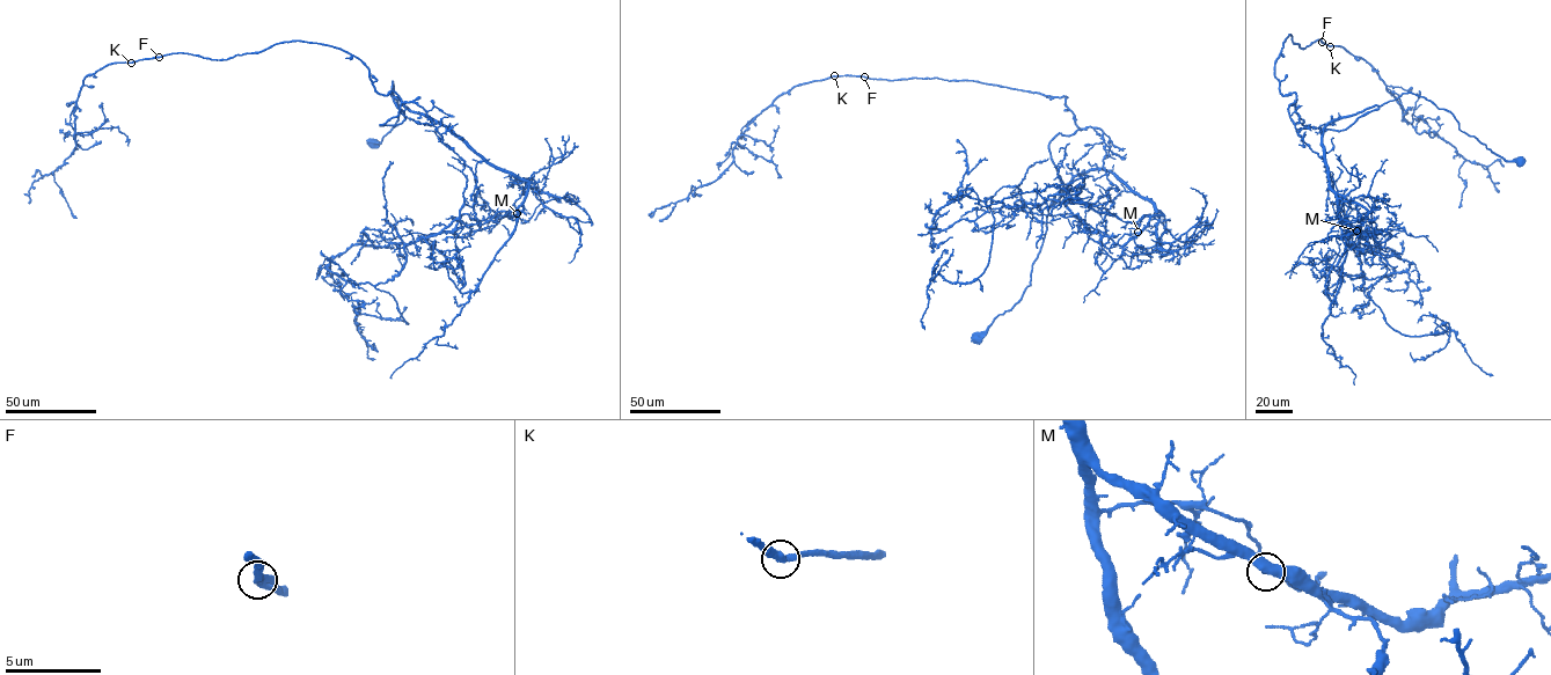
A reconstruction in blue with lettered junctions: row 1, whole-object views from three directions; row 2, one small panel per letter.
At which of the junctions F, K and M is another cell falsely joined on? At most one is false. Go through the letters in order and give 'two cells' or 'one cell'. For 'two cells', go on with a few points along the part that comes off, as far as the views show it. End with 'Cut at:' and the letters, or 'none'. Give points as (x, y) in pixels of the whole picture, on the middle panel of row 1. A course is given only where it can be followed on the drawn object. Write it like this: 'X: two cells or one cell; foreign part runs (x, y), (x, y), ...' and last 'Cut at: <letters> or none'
F: one cell
K: one cell
M: two cells; foreign part runs (1138, 232), (1107, 248), (1060, 203), (987, 199), (987, 266), (970, 283), (930, 280), (924, 329)
Cut at: M

